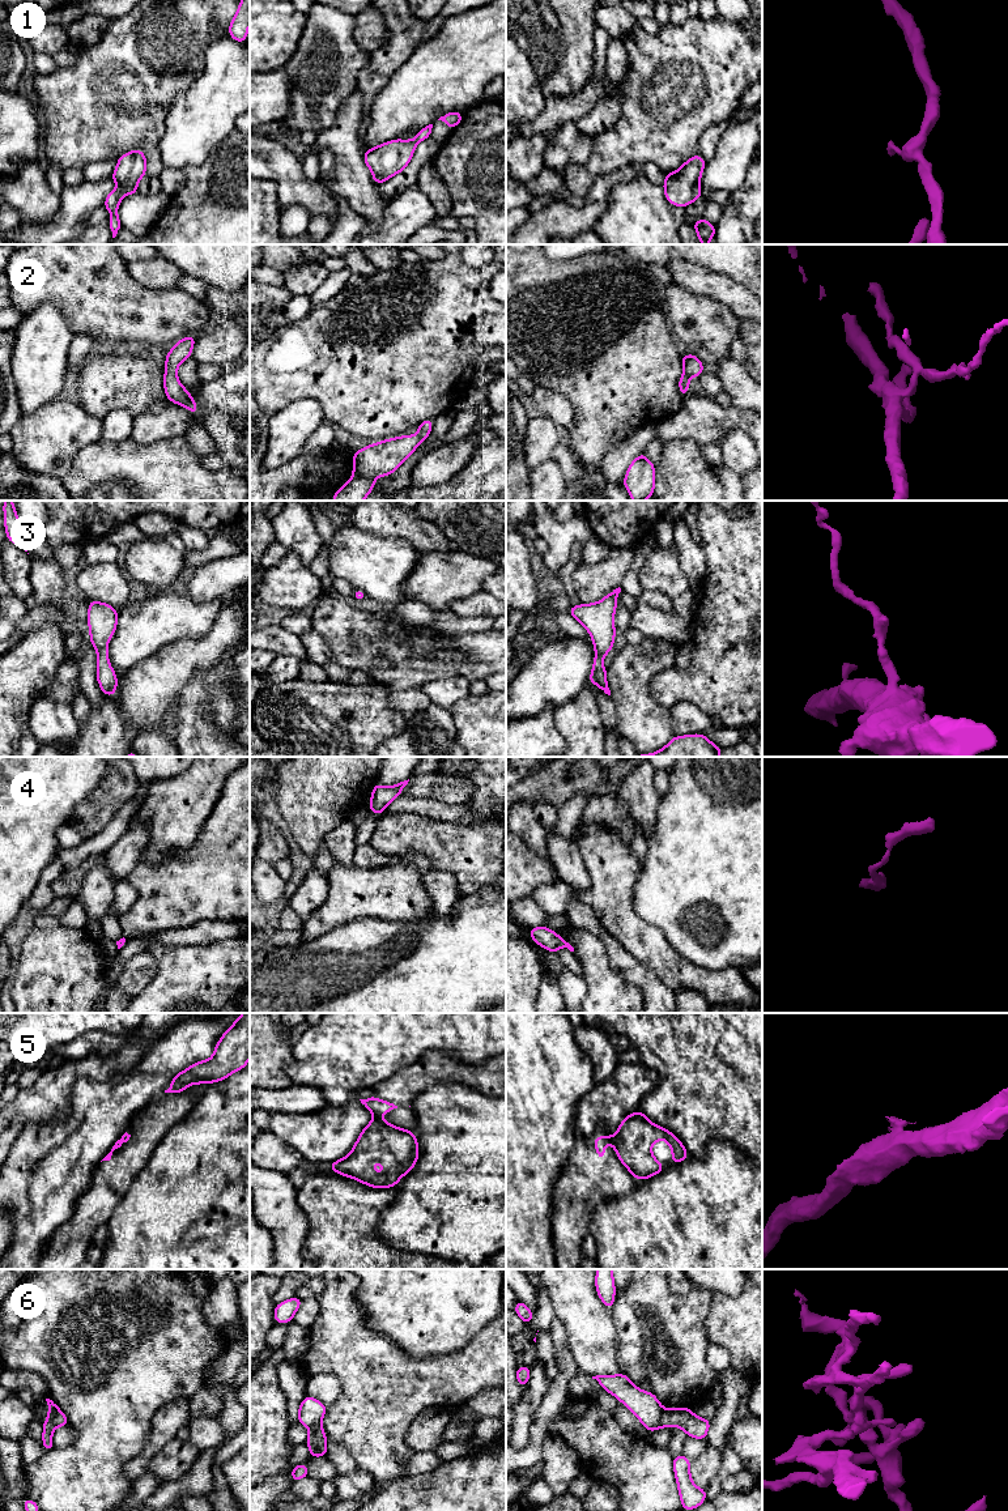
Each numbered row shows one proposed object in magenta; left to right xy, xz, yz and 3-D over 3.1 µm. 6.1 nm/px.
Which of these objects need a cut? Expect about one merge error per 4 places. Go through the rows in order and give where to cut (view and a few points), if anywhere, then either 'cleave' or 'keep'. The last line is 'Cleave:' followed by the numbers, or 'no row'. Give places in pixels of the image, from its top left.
1: no cut | keep
2: no cut | keep
3: no cut | keep
4: no cut | keep
5: xz (374, 1116), (379, 1119) | cleave
6: yz (664, 1409), (660, 1417), (662, 1426) | cleave
Cleave: 5, 6

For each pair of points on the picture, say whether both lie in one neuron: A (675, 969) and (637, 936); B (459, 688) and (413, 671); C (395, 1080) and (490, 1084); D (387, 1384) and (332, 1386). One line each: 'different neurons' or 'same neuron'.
A: same neuron
B: different neurons
C: same neuron
D: different neurons

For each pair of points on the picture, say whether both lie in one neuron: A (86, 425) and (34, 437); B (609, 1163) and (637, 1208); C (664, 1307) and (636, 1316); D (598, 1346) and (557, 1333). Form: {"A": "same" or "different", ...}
{"A": "same", "B": "different", "C": "same", "D": "different"}

